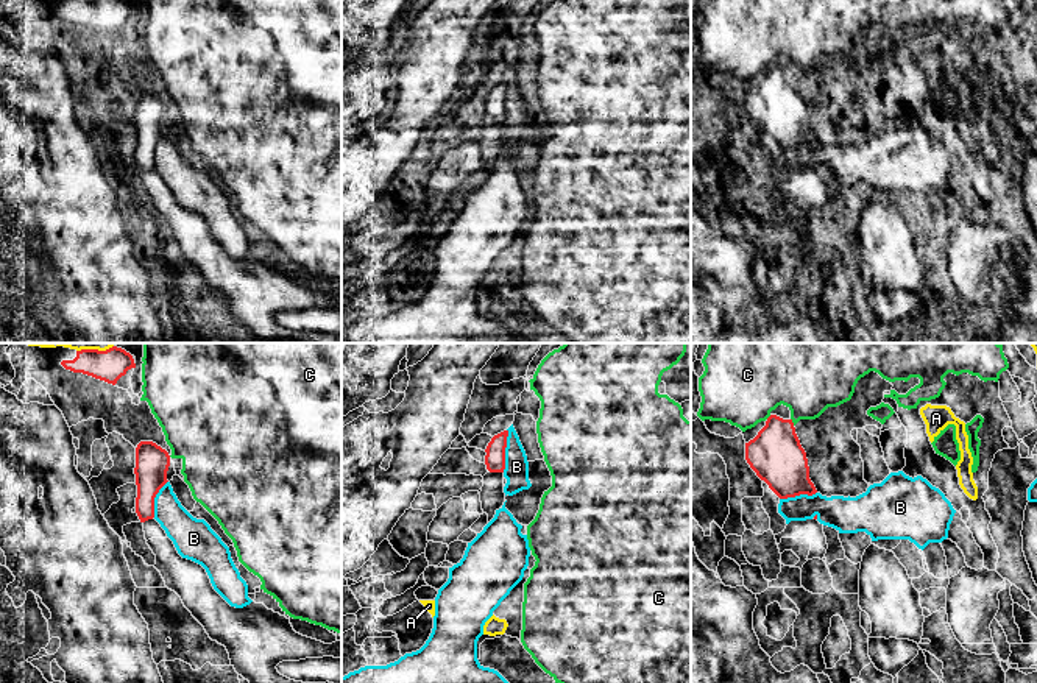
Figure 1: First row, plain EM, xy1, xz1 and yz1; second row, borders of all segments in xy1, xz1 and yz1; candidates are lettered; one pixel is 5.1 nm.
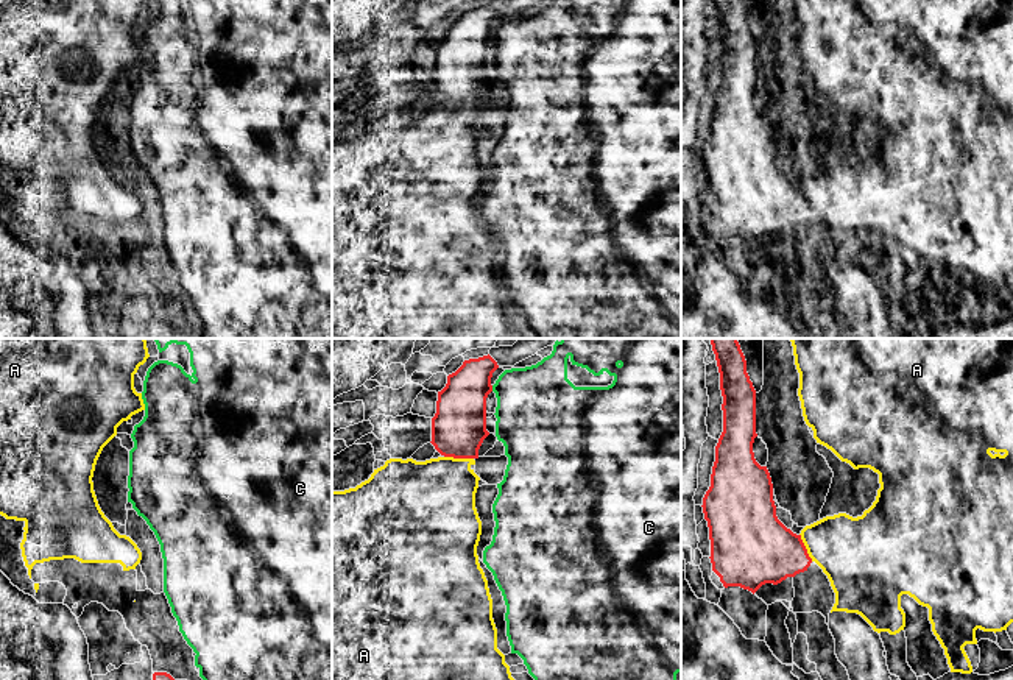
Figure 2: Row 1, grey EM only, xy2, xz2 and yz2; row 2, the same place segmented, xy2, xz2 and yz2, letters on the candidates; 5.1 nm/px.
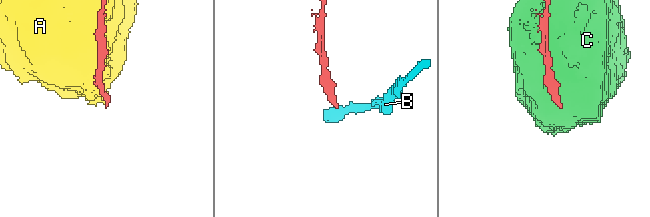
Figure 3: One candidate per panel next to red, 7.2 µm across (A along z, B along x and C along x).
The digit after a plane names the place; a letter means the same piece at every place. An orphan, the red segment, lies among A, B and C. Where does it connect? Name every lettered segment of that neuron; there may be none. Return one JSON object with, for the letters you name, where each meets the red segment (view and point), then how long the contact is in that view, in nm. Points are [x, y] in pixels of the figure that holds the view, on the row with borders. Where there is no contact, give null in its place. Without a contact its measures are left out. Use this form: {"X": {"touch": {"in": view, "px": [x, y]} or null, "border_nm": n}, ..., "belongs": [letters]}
{"A": {"touch": {"in": "xz2", "px": [458, 457]}, "border_nm": 150}, "belongs": ["A"]}

